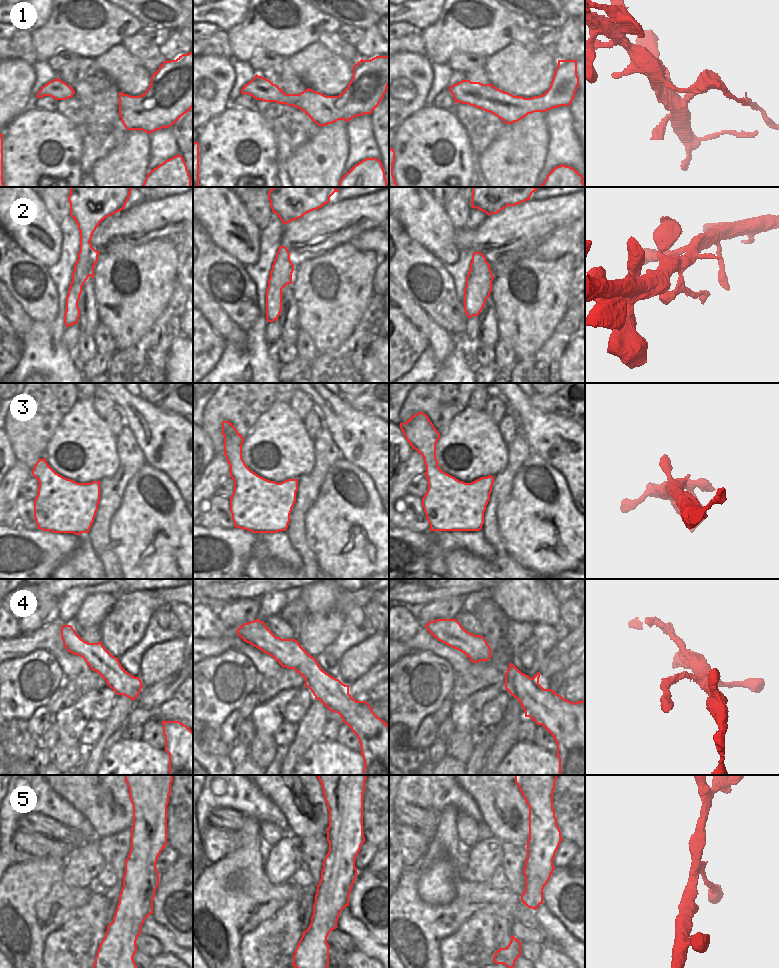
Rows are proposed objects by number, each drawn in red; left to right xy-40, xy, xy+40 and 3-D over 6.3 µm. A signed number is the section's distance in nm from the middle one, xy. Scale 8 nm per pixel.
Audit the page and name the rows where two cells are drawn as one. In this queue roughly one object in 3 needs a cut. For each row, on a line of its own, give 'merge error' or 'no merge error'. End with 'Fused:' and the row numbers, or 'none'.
1: merge error
2: merge error
3: no merge error
4: no merge error
5: no merge error
Fused: 1, 2

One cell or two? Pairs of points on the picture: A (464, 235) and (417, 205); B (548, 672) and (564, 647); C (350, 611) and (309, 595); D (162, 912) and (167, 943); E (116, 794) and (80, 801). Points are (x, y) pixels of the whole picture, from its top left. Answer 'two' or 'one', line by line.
A: two
B: one
C: one
D: two
E: one

